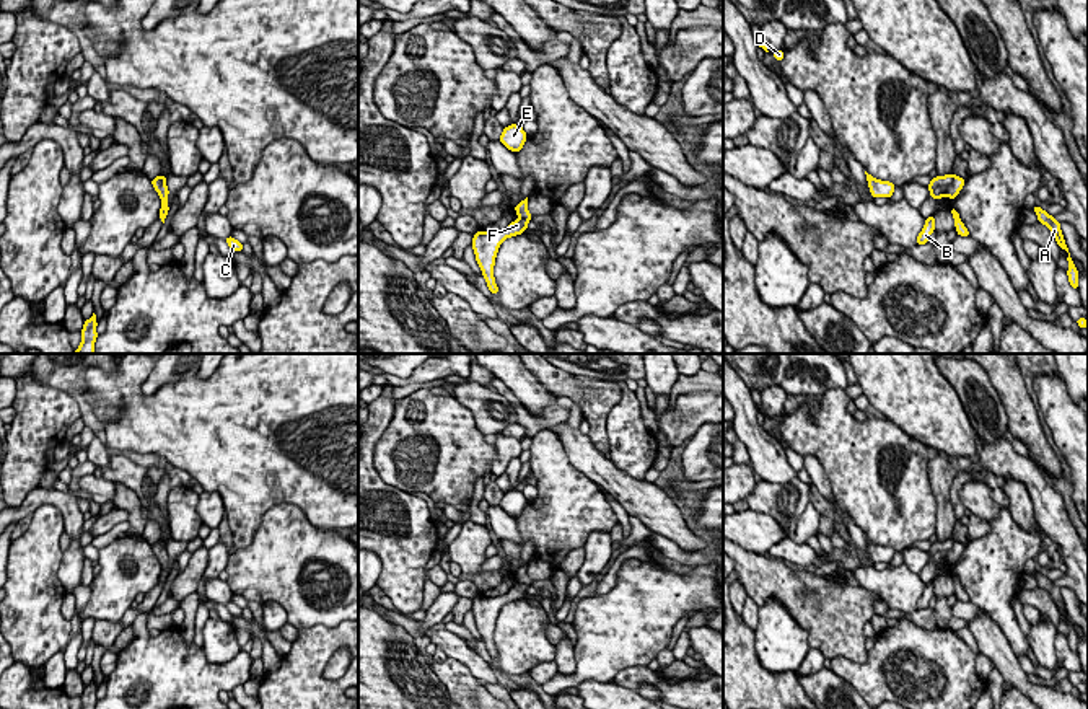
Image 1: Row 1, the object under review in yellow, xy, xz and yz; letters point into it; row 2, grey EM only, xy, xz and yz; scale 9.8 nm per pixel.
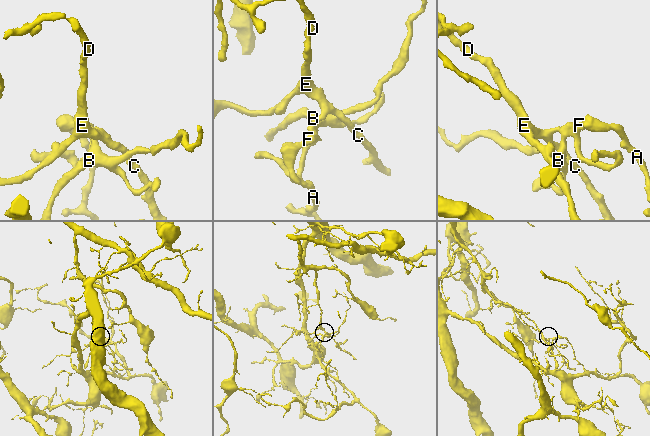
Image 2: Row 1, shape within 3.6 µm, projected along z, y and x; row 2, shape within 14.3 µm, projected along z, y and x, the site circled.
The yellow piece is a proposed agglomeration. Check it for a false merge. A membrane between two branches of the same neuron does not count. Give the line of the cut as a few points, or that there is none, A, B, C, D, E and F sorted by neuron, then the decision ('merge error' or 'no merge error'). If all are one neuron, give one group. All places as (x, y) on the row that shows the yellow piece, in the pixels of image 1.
cut yz (955, 176), (948, 184), (938, 184), (930, 191); groups A B F / C D E; merge error

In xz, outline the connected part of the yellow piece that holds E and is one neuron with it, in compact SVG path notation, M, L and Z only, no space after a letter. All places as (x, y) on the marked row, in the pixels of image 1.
M516 124L505 127L503 134L500 135L500 142L513 153L523 148L526 139L528 139L526 132L523 130L521 126Z

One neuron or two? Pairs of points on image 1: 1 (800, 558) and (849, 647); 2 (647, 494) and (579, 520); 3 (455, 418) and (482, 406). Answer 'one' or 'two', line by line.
1: two
2: two
3: two

